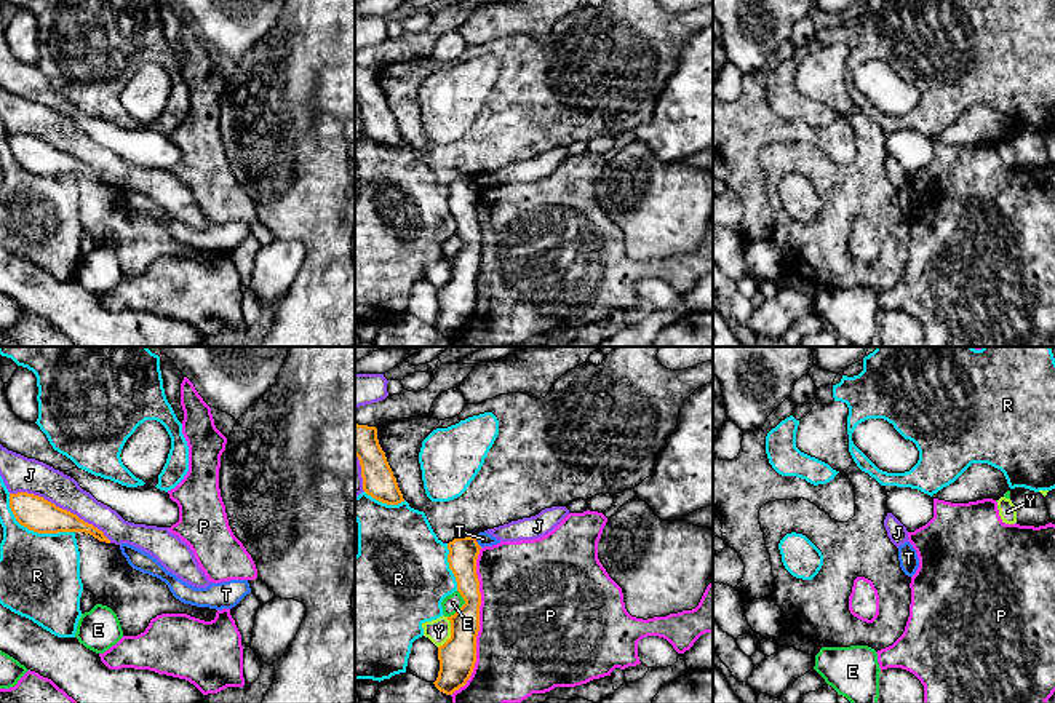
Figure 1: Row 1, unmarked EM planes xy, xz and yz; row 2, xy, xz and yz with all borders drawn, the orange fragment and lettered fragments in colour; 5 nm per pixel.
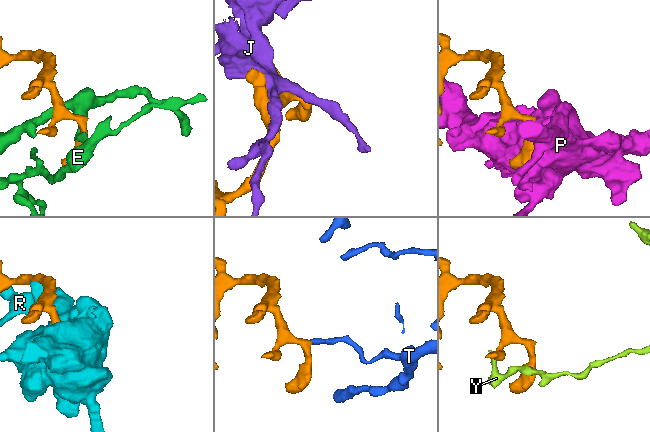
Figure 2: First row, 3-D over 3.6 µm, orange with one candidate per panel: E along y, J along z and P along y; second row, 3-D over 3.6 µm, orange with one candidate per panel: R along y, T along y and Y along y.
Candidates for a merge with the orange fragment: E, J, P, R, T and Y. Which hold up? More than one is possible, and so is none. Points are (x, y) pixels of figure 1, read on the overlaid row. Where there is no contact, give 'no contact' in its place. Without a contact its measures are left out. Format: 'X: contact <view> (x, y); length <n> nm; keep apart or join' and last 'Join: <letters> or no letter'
E: contact xz (464, 604); length 150 nm; keep apart
J: contact xy (61, 508); length 550 nm; keep apart
P: contact xz (478, 623); length 750 nm; keep apart
R: contact xy (32, 529); length 380 nm; keep apart
T: contact xz (477, 542); length 70 nm; keep apart
Y: contact xz (451, 633); length 170 nm; keep apart
Join: no letter

